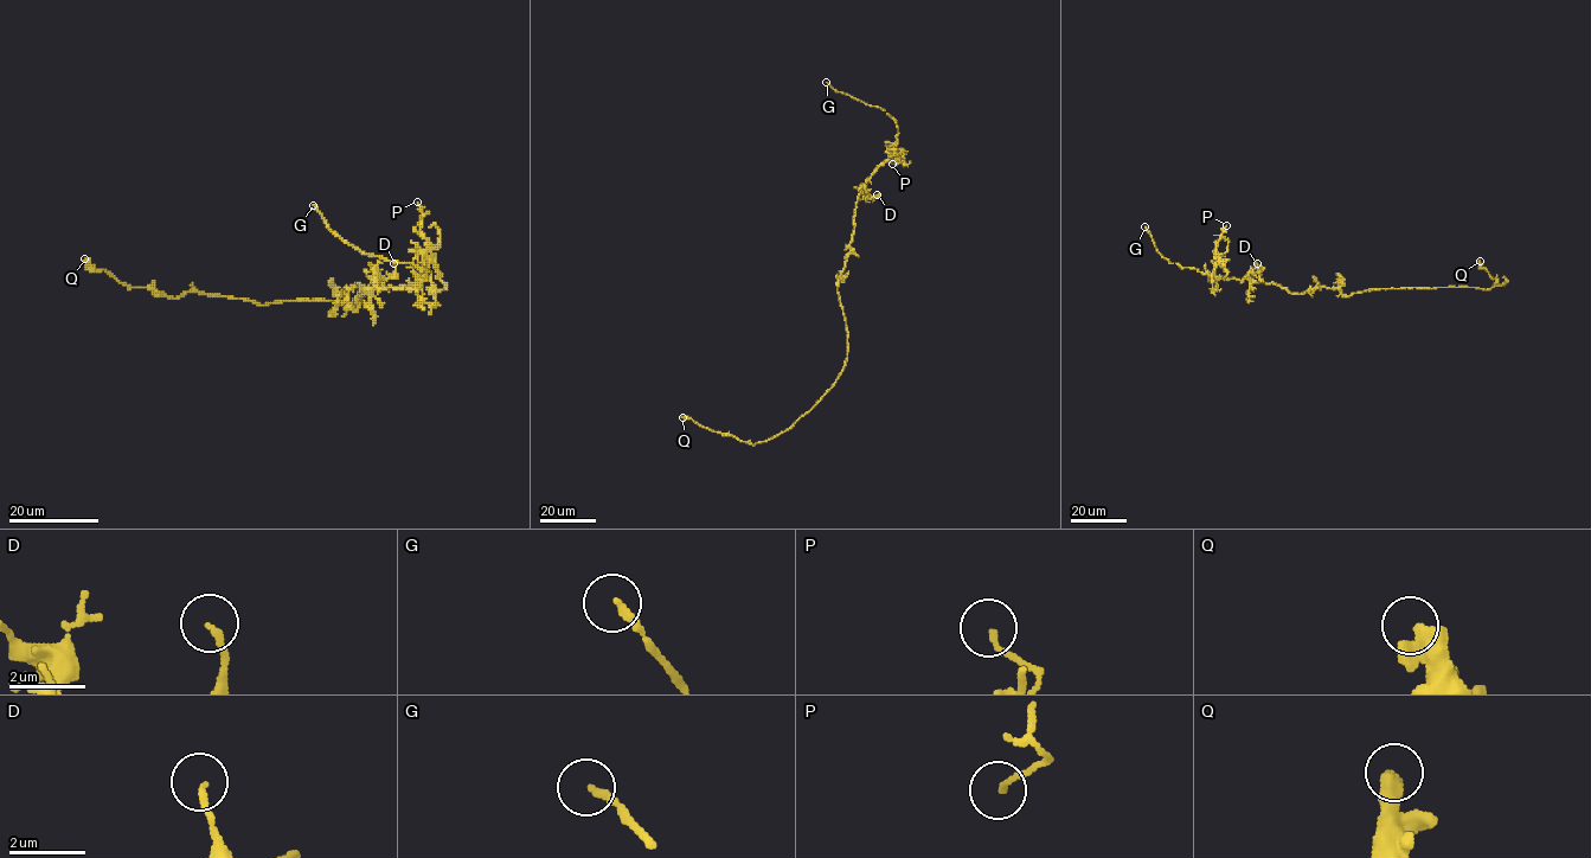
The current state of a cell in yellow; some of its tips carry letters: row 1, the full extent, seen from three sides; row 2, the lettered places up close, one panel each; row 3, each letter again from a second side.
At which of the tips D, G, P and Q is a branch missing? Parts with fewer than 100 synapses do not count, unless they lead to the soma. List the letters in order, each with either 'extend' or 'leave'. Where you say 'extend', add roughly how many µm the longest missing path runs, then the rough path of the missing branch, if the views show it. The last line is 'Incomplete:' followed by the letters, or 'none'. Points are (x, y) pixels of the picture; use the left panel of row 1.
D: leave
G: extend; missing 20 µm
P: leave
Q: leave
Incomplete: G

